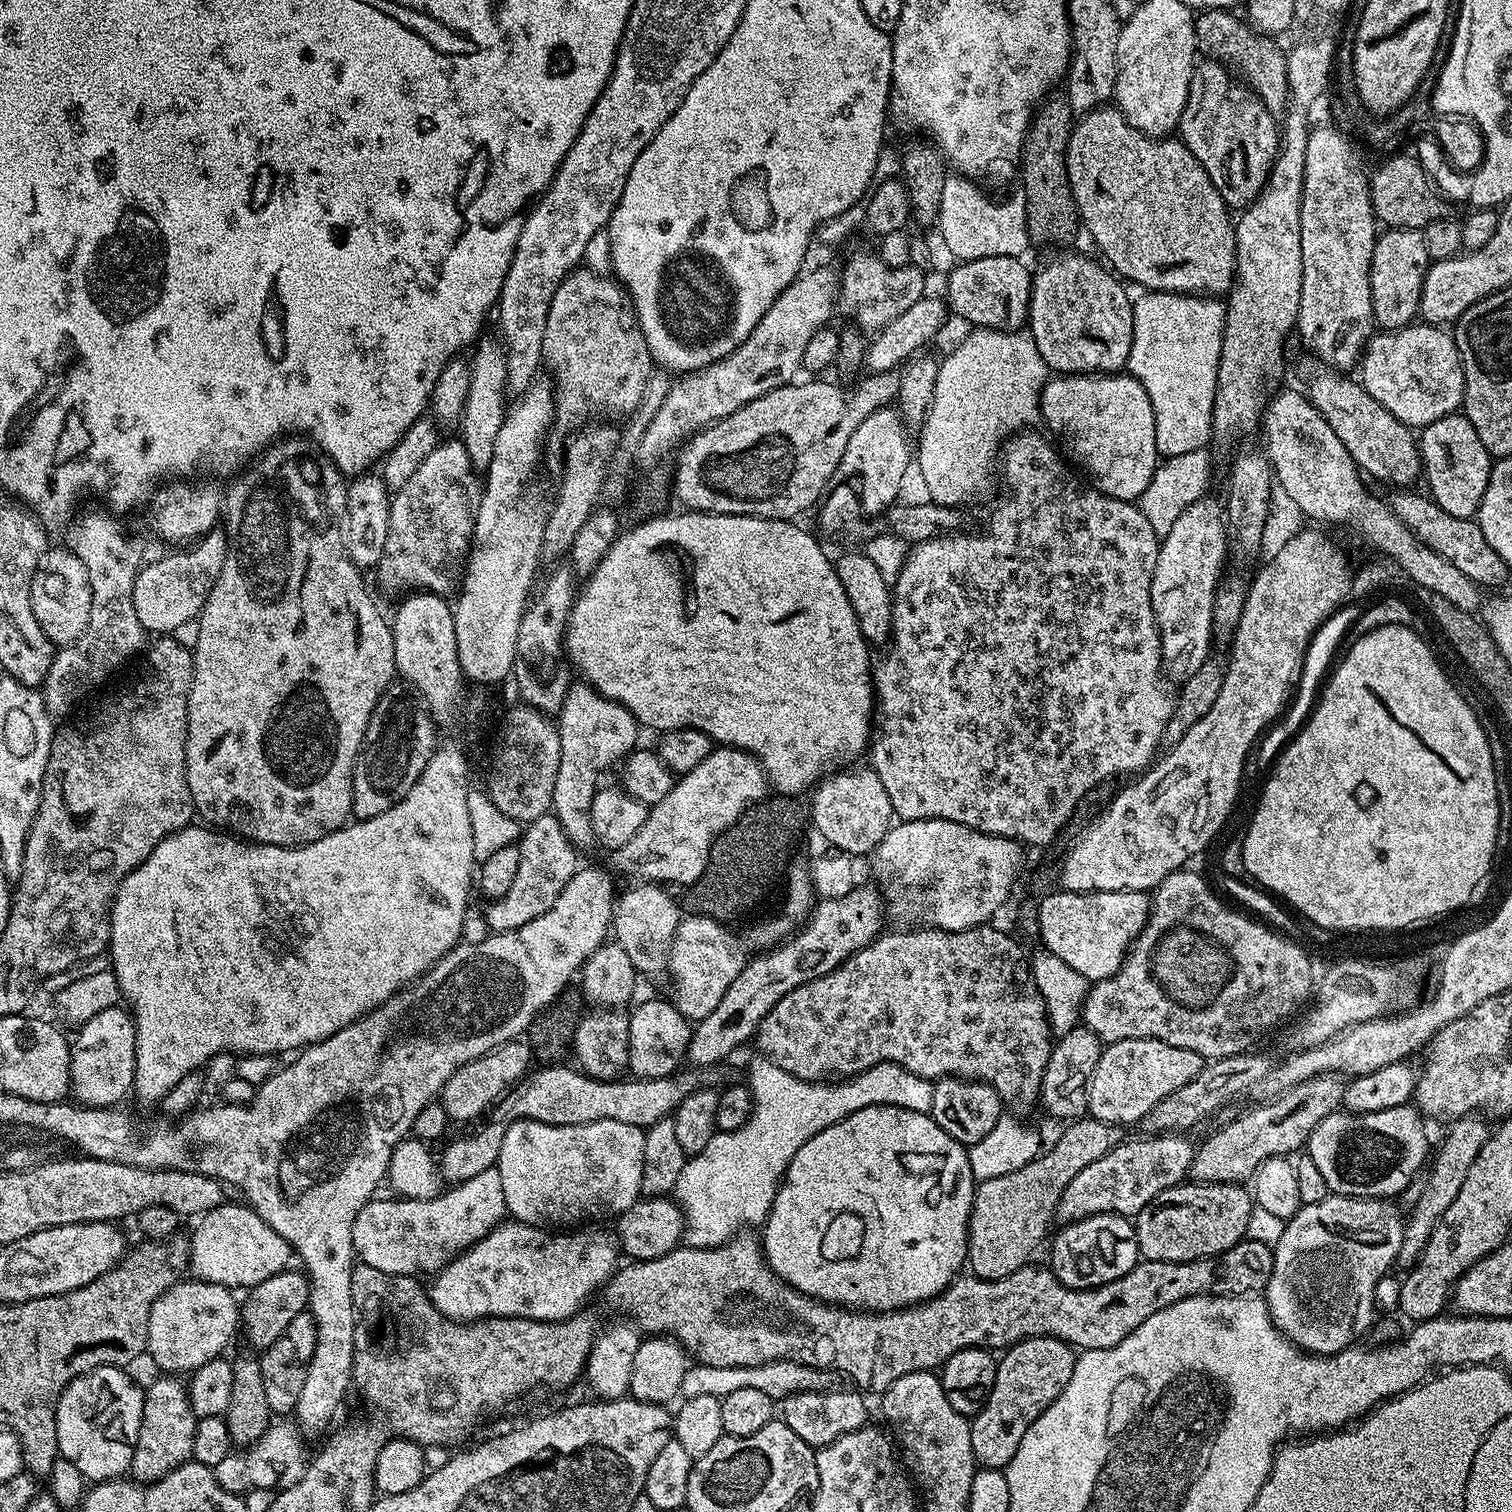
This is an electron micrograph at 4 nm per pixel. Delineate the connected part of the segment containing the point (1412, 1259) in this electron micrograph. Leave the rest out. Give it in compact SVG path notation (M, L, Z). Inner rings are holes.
M1476 1114L1461 1116L1460 1119L1451 1121L1448 1137L1440 1146L1440 1150L1435 1151L1434 1159L1431 1161L1430 1167L1427 1169L1428 1180L1423 1181L1424 1189L1422 1190L1422 1198L1418 1198L1418 1202L1407 1213L1406 1223L1404 1226L1404 1234L1402 1236L1402 1250L1398 1250L1396 1255L1396 1264L1401 1269L1407 1270L1415 1264L1416 1260L1422 1254L1422 1250L1426 1246L1426 1242L1430 1242L1430 1234L1440 1224L1442 1214L1446 1214L1446 1210L1450 1210L1450 1202L1454 1202L1454 1198L1458 1198L1458 1190L1462 1190L1462 1182L1466 1182L1466 1174L1470 1174L1470 1166L1474 1166L1474 1158L1478 1158L1478 1154L1482 1150L1482 1146L1486 1146L1490 1135L1490 1127L1481 1117Z

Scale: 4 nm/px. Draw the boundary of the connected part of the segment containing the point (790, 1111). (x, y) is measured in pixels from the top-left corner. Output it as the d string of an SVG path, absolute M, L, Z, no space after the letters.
M759 1059L753 1062L752 1073L746 1081L753 1102L747 1122L732 1132L717 1131L710 1142L706 1142L704 1149L685 1163L676 1183L674 1199L684 1213L684 1240L687 1247L717 1248L720 1244L727 1244L745 1226L763 1225L794 1154L798 1154L798 1150L802 1150L802 1146L810 1142L814 1134L845 1120L850 1114L866 1106L879 1104L909 1108L915 1112L932 1111L933 1081L923 1080L921 1076L915 1076L910 1070L897 1064L879 1064L851 1077L847 1082L817 1082L790 1074L778 1067L773 1060Z

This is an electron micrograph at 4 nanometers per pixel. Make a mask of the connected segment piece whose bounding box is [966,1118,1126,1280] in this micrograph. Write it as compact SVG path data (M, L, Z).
M1081 1118L1071 1121L1068 1128L1056 1140L1052 1149L1031 1160L1026 1166L1018 1170L1010 1170L1010 1174L998 1174L998 1178L979 1181L976 1185L974 1202L972 1203L972 1217L968 1220L968 1258L967 1267L971 1275L983 1280L1001 1280L1014 1274L1033 1259L1036 1247L1044 1240L1048 1227L1056 1220L1056 1207L1074 1174L1078 1170L1086 1170L1090 1162L1098 1162L1112 1148L1123 1144L1126 1139L1125 1129L1118 1124L1107 1124L1101 1120Z

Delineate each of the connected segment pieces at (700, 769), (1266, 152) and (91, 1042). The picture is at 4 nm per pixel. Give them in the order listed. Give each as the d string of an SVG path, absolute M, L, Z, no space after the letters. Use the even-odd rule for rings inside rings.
M727 746L713 747L712 752L706 758L702 758L702 762L698 762L698 766L694 766L694 770L683 773L683 775L673 783L670 794L666 794L666 798L662 798L662 802L658 802L648 808L648 817L642 826L642 830L638 830L638 834L634 834L632 841L622 849L622 856L624 856L625 862L628 863L629 870L632 872L641 872L641 874L644 875L641 877L647 878L649 881L656 876L662 875L673 877L676 880L687 881L695 879L696 876L699 876L701 868L703 868L705 852L710 851L711 848L714 847L718 838L723 837L724 833L736 823L740 815L747 811L749 805L761 803L766 796L764 791L769 791L769 788L768 777L764 775L764 768L756 761L756 757L748 752L743 752L741 748L729 748Z
M1197 63L1195 72L1192 73L1189 94L1178 125L1178 136L1190 150L1190 154L1198 158L1210 182L1214 182L1218 194L1222 194L1229 209L1243 210L1254 203L1268 183L1269 174L1272 173L1272 163L1276 161L1276 153L1280 150L1278 120L1268 112L1259 97L1253 95L1239 79L1234 78L1233 73L1224 64L1204 63L1206 64Z
M113 1006L94 1014L94 1018L79 1025L77 1032L80 1033L77 1034L76 1041L73 1039L70 1044L70 1092L75 1103L86 1108L110 1108L119 1105L119 1100L132 1092L134 1082L136 1028L132 1025L131 1015L123 1007Z

